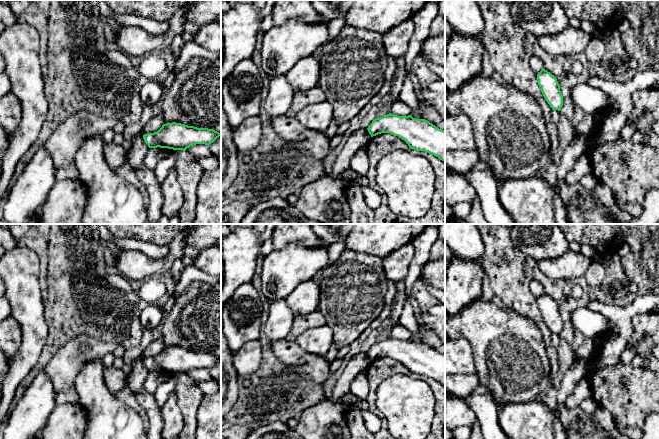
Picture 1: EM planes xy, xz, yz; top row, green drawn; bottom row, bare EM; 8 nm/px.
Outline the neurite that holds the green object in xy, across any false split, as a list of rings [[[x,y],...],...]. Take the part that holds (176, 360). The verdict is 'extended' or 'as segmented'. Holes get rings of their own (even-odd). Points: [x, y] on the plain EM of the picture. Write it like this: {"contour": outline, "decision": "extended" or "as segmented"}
{"contour": [[[166,347],[154,357],[143,359],[143,363],[149,372],[168,372],[186,375],[196,368],[210,369],[221,357],[208,352],[197,352],[181,347]]], "decision": "as segmented"}

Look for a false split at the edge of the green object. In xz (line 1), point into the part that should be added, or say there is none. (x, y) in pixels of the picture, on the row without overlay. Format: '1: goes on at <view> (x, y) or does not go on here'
1: does not go on here

